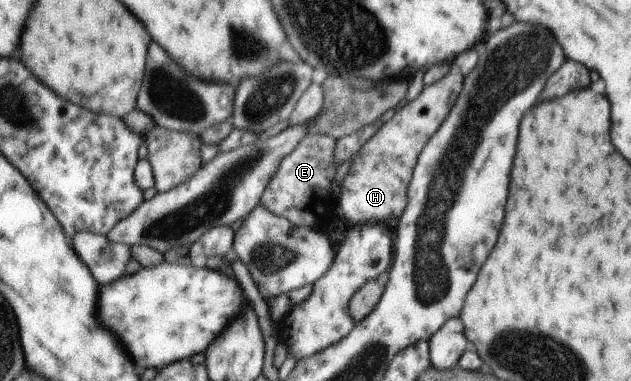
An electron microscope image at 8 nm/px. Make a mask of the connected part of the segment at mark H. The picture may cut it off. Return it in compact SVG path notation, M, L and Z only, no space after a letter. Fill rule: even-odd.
M456 68L435 83L426 85L420 94L400 109L353 157L353 163L341 184L340 209L354 225L383 223L395 225L409 203L409 186L420 156L446 120L463 87L465 76Z

